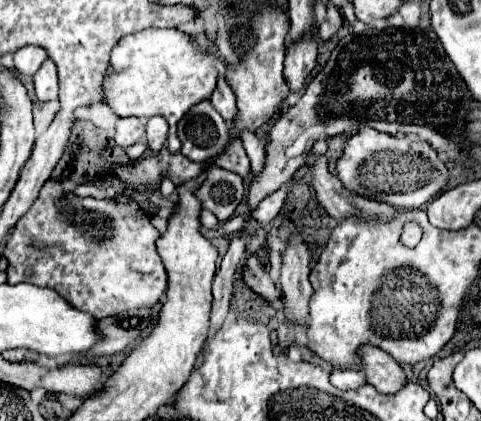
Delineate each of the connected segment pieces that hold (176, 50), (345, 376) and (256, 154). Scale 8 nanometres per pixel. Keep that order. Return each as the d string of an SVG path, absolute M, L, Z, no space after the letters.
M148 28L142 32L130 34L112 50L110 74L108 74L108 80L104 80L106 102L122 118L126 118L126 116L138 116L138 118L164 116L169 124L168 149L171 153L176 153L181 149L181 142L177 136L178 120L182 120L182 116L192 106L196 106L202 100L208 100L216 88L216 80L220 76L220 72L216 68L220 62L220 56L216 52L218 52L216 46L200 44L196 40L196 36L186 34L180 28Z
M350 368L350 370L334 370L330 376L330 382L340 390L354 390L366 384L366 376L362 370Z
M240 130L240 136L242 136L242 142L244 142L246 154L250 156L250 162L252 162L252 174L258 176L262 172L262 166L264 166L264 144L250 130Z

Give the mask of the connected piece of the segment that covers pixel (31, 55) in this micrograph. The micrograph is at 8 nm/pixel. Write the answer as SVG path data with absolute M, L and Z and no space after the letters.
M24 46L14 54L14 68L22 76L34 76L46 60L46 50L40 46Z

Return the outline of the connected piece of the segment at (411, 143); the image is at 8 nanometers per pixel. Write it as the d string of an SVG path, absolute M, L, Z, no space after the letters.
M364 128L346 142L344 154L338 160L338 178L356 194L388 202L400 210L410 210L426 206L446 188L448 170L428 142L394 138L390 134Z

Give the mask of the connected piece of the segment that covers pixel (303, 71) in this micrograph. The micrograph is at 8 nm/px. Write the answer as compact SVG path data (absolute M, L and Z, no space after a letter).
M304 36L304 40L292 42L284 60L284 78L290 92L304 92L310 72L316 66L316 38Z

